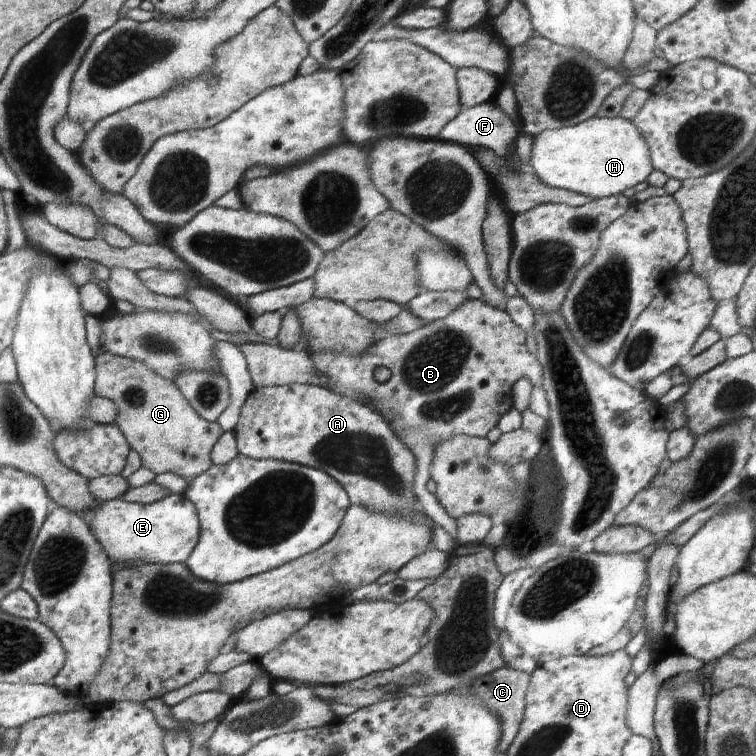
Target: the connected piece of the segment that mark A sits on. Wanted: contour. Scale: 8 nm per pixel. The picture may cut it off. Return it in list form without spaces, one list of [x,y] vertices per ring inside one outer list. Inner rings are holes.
[[[316,385],[254,388],[240,409],[233,431],[238,453],[253,459],[283,460],[324,471],[344,487],[351,506],[361,505],[375,513],[385,513],[408,521],[414,521],[421,511],[413,491],[417,469],[414,453],[376,409],[344,394]]]

